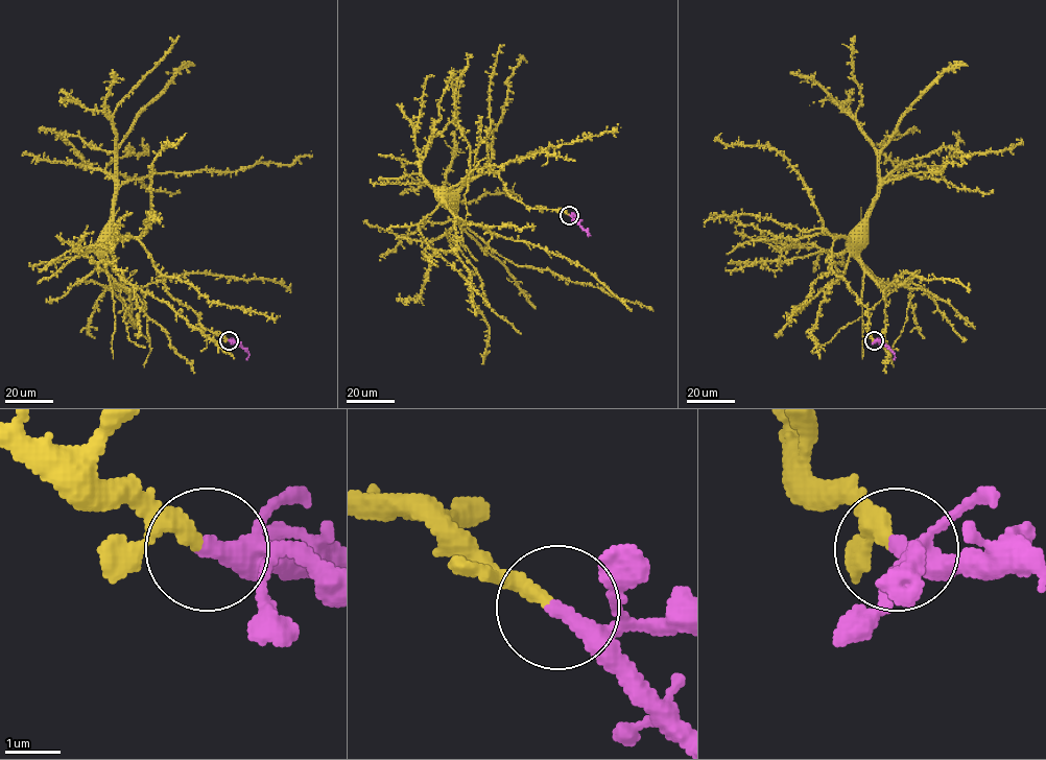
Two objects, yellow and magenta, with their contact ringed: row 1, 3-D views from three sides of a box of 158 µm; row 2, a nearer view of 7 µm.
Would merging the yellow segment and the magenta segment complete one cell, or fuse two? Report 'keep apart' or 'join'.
join

